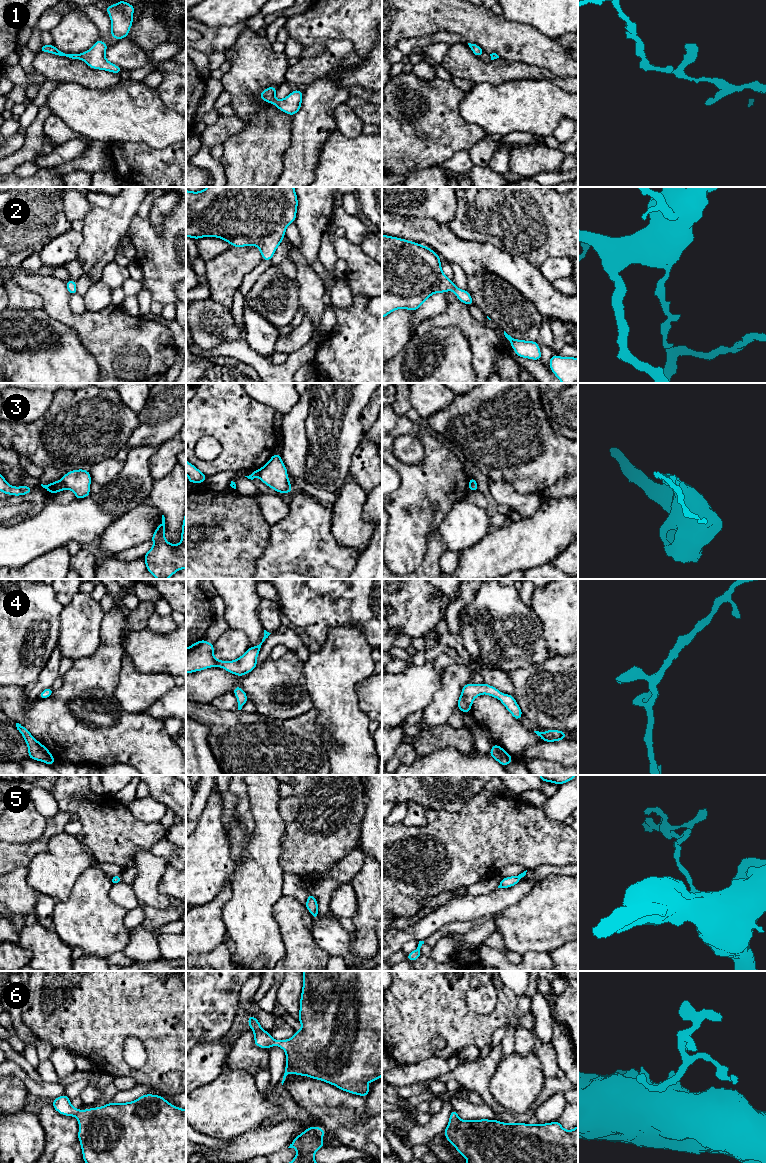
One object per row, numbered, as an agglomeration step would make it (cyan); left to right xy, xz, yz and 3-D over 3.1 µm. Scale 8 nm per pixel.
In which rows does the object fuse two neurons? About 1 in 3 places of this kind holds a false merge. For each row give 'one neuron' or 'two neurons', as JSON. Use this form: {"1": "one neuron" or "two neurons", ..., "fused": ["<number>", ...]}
{"1": "one neuron", "2": "one neuron", "3": "two neurons", "4": "one neuron", "5": "one neuron", "6": "one neuron", "fused": ["3"]}

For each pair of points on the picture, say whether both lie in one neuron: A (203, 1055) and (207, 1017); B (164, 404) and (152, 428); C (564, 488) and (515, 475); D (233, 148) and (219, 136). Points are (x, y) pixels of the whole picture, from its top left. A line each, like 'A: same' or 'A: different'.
A: different
B: same
C: different
D: different

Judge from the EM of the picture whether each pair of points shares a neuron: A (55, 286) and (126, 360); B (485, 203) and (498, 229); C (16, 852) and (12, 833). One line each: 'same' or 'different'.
A: same
B: same
C: different

